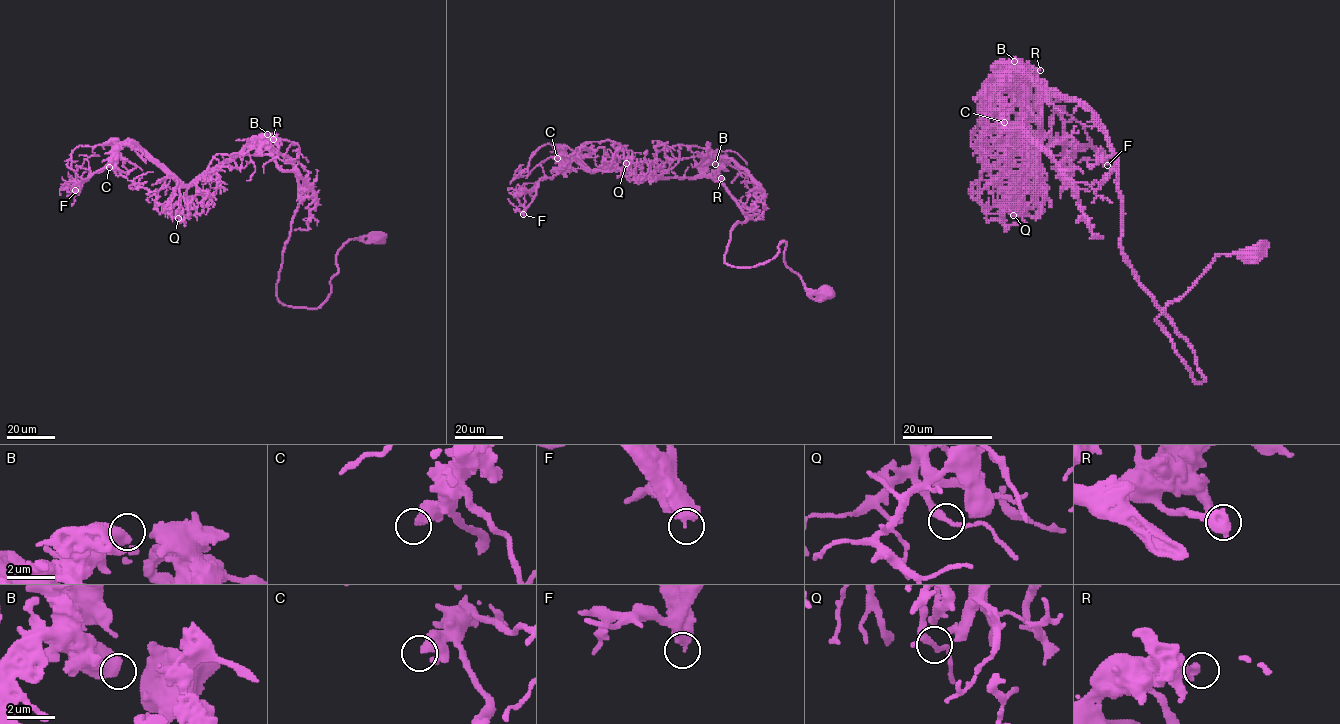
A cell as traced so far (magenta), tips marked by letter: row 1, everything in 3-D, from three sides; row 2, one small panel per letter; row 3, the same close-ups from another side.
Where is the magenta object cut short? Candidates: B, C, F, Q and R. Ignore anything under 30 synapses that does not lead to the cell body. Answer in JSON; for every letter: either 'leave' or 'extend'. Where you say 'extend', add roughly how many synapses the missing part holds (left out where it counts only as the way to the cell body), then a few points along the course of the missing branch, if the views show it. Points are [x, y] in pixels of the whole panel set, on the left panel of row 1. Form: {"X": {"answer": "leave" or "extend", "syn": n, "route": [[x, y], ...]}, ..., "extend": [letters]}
{"B": {"answer": "leave"}, "C": {"answer": "leave"}, "F": {"answer": "extend", "syn": 140, "route": [[75, 190], [69, 200], [69, 212], [55, 225], [57, 232]]}, "Q": {"answer": "leave"}, "R": {"answer": "leave"}, "extend": ["F"]}

